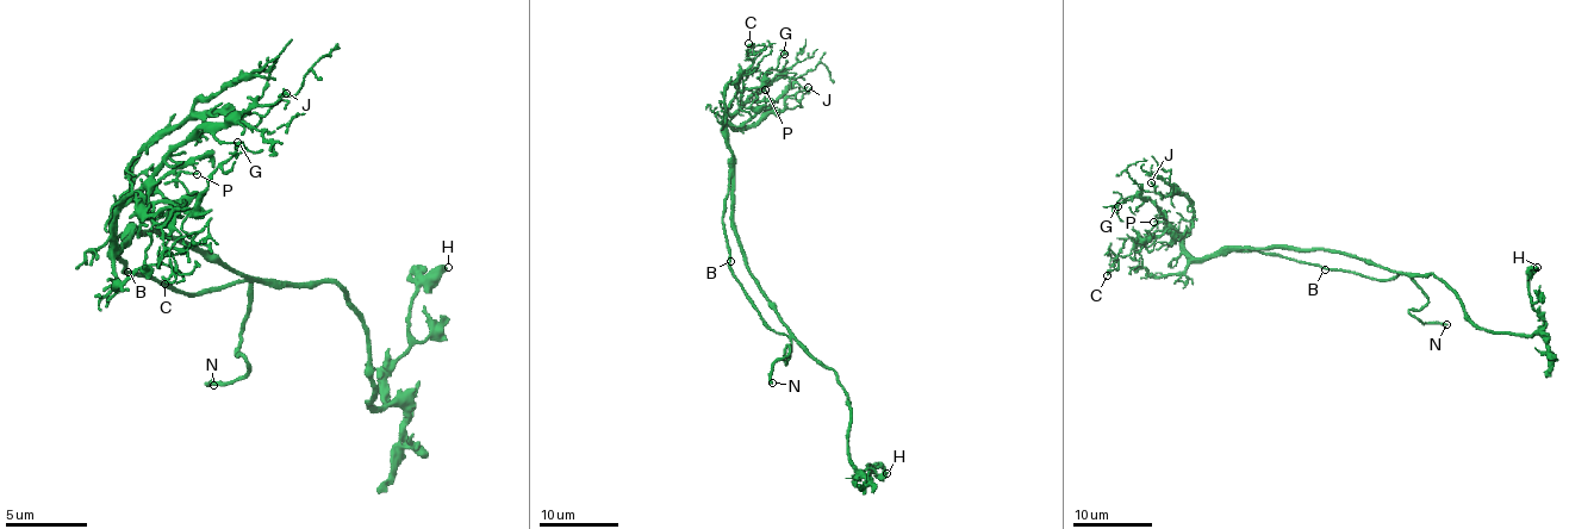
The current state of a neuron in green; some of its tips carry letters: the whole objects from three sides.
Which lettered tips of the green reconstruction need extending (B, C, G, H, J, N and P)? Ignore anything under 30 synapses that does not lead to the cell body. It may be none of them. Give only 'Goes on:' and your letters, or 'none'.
Goes on: N

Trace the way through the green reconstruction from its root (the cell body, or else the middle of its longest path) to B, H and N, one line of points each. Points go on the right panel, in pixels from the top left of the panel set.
B: (1344, 253), (1290, 247), (1262, 247), (1257, 251), (1325, 269)
H: (1344, 253), (1433, 275), (1479, 328), (1515, 334), (1543, 327), (1530, 294), (1537, 267)
N: (1344, 253), (1370, 259), (1395, 273), (1405, 273), (1427, 298), (1423, 306), (1409, 312), (1421, 322), (1446, 324)

